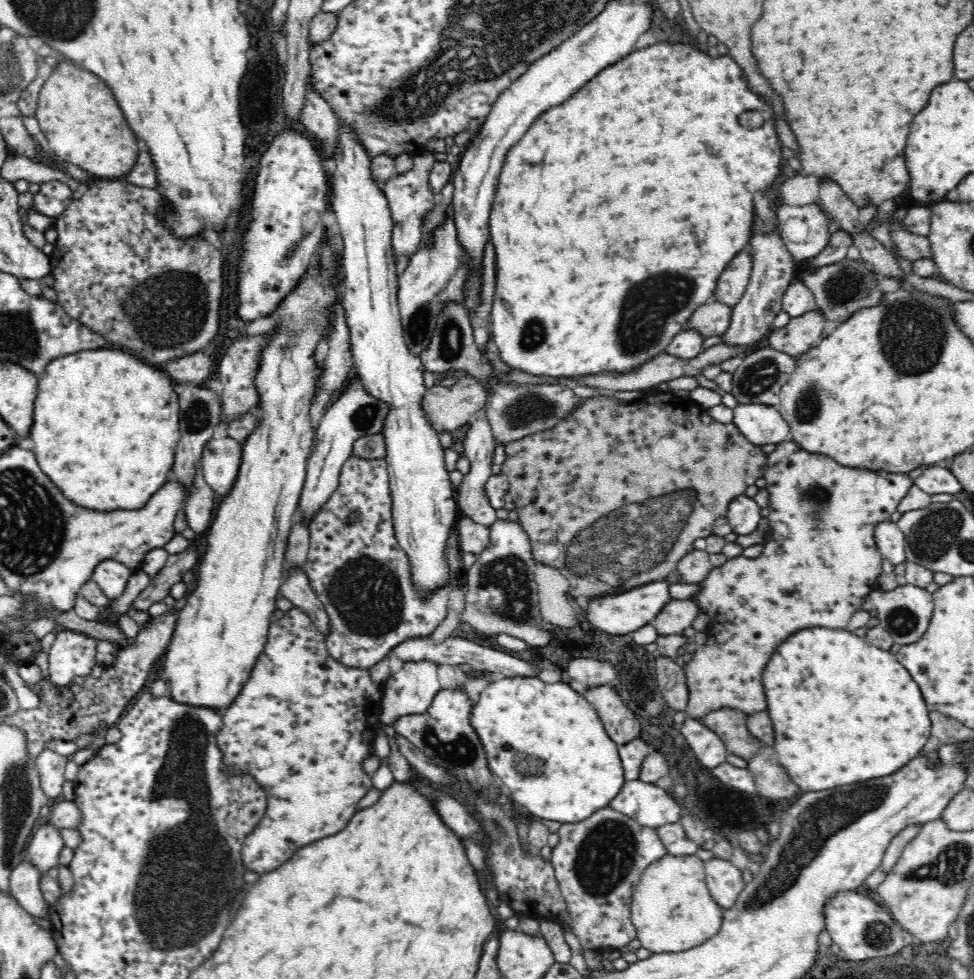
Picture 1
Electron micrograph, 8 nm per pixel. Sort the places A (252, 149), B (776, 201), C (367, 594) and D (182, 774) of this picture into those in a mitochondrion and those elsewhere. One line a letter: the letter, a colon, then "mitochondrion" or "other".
A: other
B: other
C: mitochondrion
D: mitochondrion

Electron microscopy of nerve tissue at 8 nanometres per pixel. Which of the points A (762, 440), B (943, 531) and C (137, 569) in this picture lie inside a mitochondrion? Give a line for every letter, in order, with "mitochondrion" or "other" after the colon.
A: other
B: mitochondrion
C: other

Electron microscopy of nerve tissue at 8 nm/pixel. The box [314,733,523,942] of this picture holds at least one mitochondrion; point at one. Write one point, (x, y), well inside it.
(506, 847)

